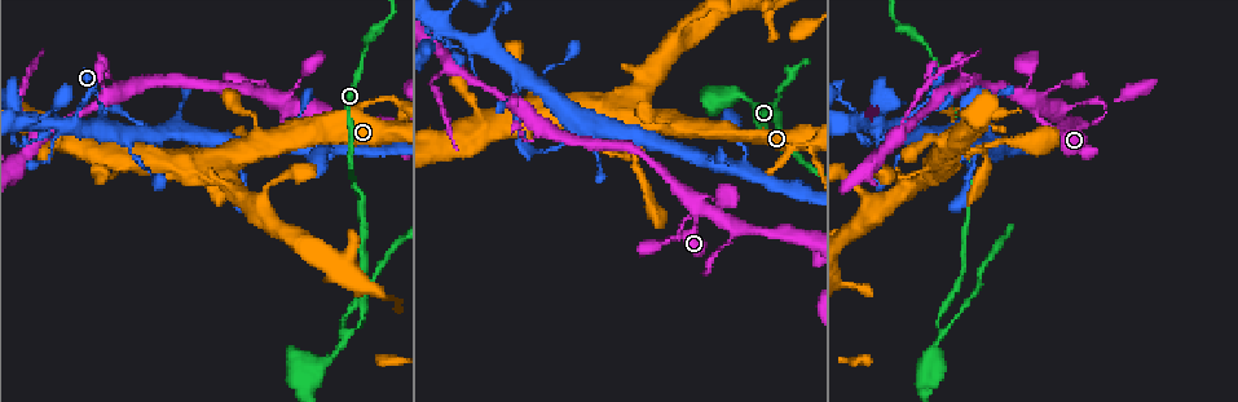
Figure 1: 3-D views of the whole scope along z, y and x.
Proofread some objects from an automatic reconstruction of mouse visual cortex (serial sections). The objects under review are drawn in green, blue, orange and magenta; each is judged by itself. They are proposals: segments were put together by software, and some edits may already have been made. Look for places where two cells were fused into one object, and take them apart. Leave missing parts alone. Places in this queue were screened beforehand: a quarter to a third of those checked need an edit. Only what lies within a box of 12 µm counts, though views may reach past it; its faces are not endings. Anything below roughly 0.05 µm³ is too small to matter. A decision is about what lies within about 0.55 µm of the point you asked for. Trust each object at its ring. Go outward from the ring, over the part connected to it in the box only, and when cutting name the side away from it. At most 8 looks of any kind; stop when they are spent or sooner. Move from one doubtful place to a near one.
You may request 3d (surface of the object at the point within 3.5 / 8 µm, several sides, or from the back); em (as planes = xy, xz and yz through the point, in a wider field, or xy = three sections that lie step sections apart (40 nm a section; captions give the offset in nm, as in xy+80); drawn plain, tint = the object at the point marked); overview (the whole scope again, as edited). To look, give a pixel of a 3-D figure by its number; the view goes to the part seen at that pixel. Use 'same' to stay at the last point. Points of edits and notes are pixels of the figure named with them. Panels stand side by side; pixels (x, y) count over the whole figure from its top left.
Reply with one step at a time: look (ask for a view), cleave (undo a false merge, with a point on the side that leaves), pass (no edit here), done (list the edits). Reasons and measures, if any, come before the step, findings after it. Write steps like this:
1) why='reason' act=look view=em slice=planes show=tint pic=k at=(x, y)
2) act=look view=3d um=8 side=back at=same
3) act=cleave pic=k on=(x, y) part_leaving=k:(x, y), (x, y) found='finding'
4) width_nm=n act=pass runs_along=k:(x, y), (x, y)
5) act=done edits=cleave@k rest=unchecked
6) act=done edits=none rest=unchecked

why='three-way junction' act=look view=3d um=3.5 pic=1 at=(346, 335)

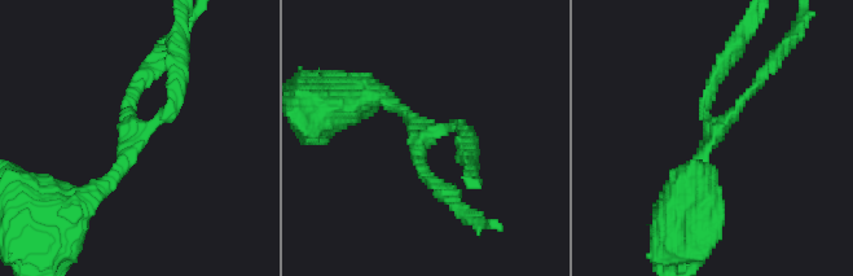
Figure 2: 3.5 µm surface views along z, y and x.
why='shape alone is not enough' act=look view=em slice=planes show=tint pic=2 at=(714, 132)

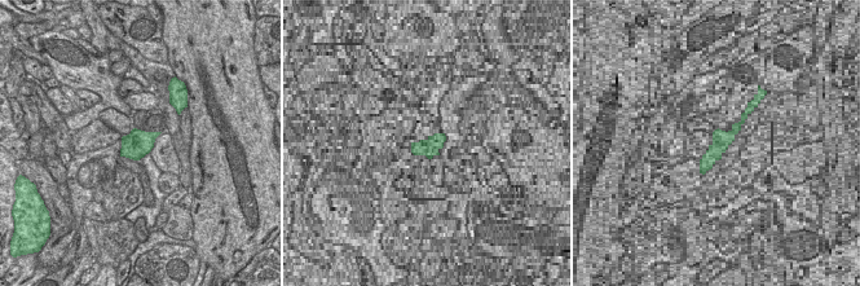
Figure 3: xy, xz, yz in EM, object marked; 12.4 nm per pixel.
arms=3 arm_widths_nm=100,200,200 act=pass runs_along=2:(181, 69), (177, 100), (93, 196) found='all the same cell'

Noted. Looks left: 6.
why='narrows sharply' act=look view=3d um=3.5 pic=1 at=(717, 159)

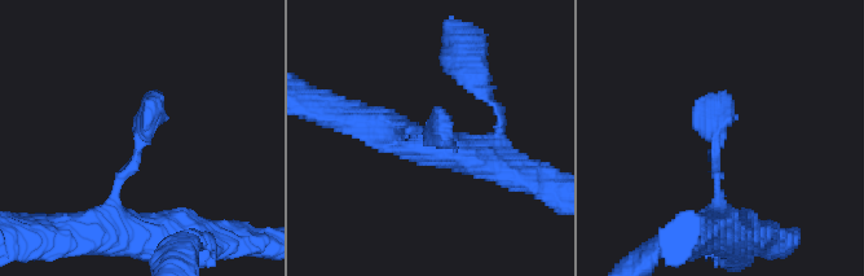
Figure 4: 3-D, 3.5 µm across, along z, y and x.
act=look view=em slice=xy step=1 show=tint pic=4 at=(425, 130)

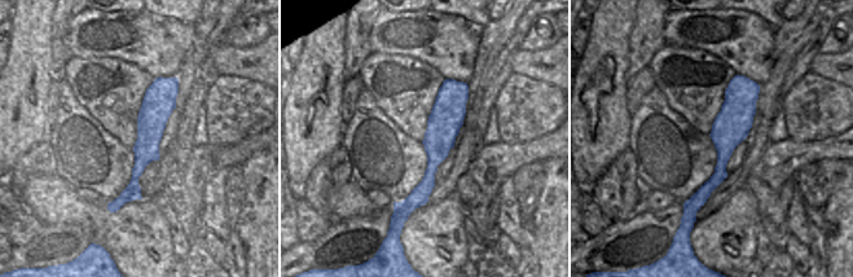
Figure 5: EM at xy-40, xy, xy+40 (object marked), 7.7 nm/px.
act=pass runs_along=4:(102, 232), (154, 92) found='all the same cell'

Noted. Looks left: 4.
why='side arm on a straight run' act=look view=3d um=3.5 pic=1 at=(903, 132)

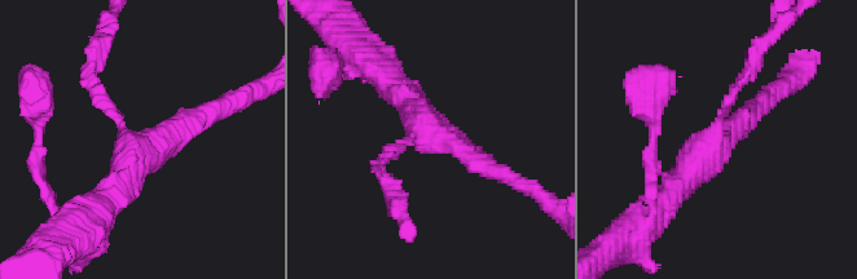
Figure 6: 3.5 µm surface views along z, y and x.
arms=3 arm_widths_nm=150,250,350 why='need the tissue' act=look view=em slice=xy step=2 show=tint pic=6 at=(718, 145)

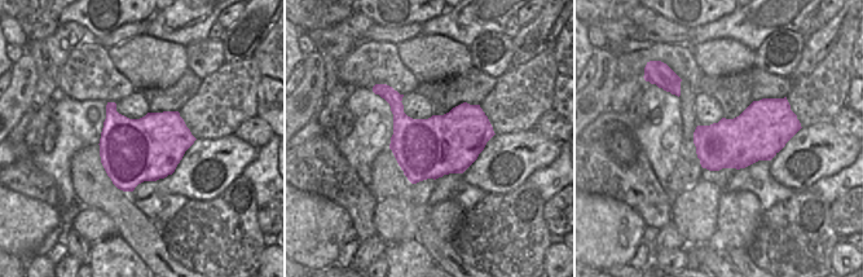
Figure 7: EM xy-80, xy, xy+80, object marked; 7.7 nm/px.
why='another direction' act=look view=em slice=xy step=3 show=tint at=same

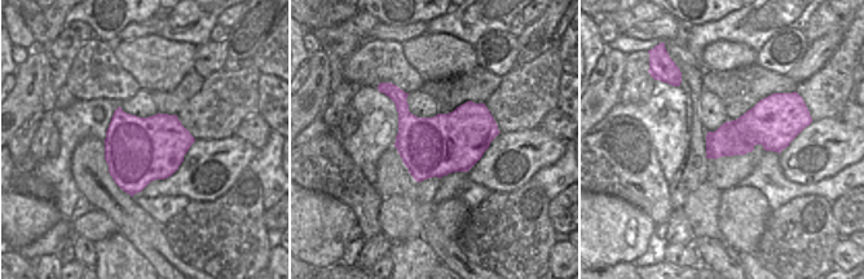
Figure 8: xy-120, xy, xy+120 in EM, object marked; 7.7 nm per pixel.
width_nm=460 act=cleave pic=6 on=(86, 82) part_leaving=6:(113, 115), (88, 79), (101, 35) found='a second cell is stuck on'

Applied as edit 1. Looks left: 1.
act=done edits=cleave@6 rest=unchecked

